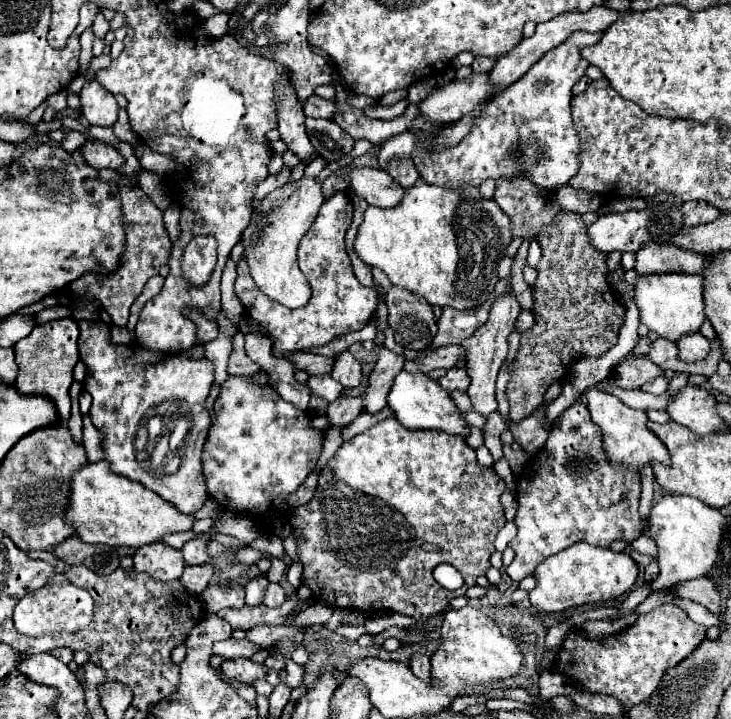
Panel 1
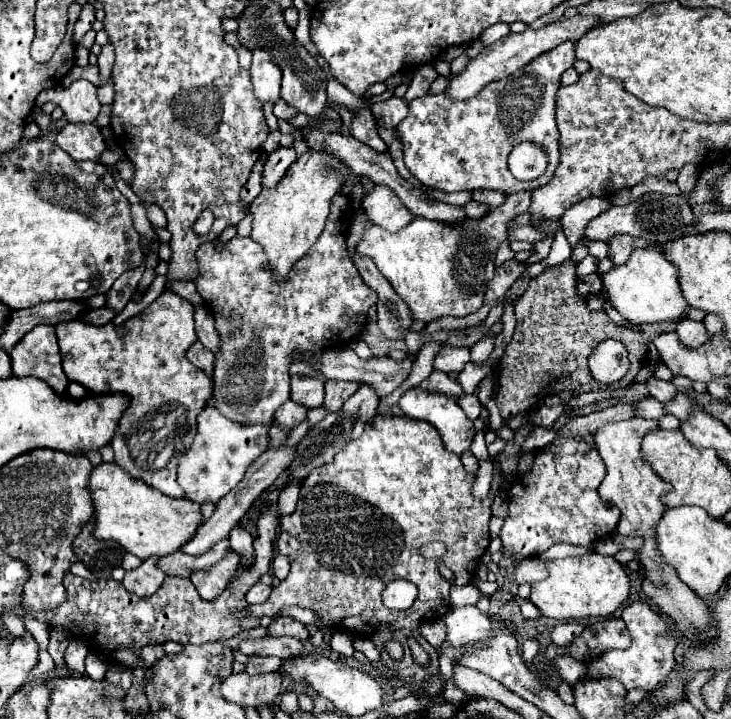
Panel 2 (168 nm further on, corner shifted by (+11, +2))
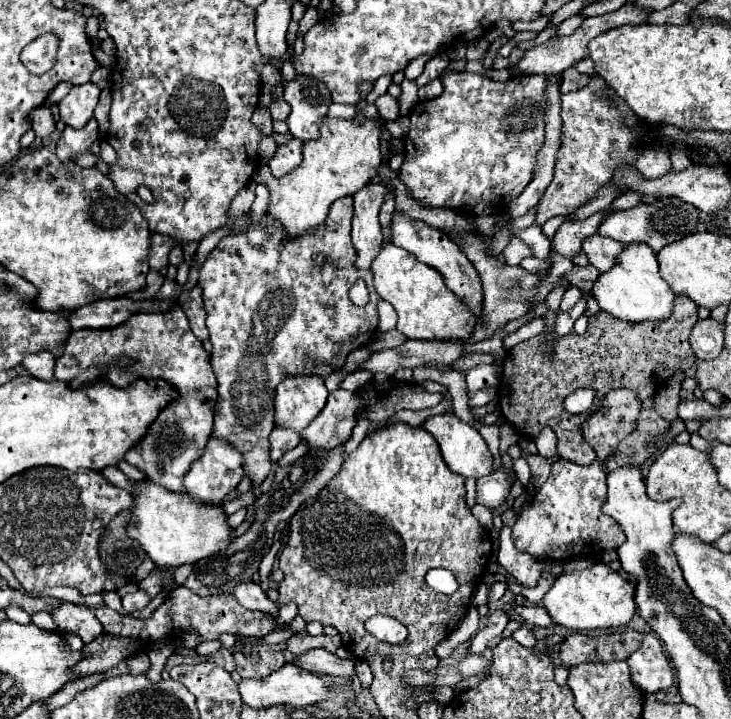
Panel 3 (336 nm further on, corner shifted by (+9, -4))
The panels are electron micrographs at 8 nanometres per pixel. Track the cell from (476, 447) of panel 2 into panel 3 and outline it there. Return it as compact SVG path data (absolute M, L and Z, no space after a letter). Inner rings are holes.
M496 471L492 475L486 475L482 479L476 481L476 501L488 509L496 509L500 507L508 493L510 493L510 481L508 475L504 471Z

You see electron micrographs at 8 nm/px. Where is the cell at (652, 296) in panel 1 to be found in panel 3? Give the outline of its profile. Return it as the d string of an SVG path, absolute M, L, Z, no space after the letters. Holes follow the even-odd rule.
M630 243L618 255L614 267L606 273L600 273L594 287L592 297L598 301L600 309L610 313L616 319L638 323L638 321L662 321L672 311L674 295L670 287L664 283L658 271L656 253L650 251L644 243Z

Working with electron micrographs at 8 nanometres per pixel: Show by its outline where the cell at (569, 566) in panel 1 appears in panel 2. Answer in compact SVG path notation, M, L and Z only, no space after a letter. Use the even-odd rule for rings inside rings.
M586 553L582 557L566 557L546 561L548 577L532 583L530 601L542 611L544 617L558 621L606 617L612 615L630 595L630 579L624 567L612 555Z

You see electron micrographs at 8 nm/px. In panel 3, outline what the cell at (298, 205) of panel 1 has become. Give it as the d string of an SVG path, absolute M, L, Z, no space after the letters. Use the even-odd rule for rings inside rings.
M326 115L320 121L320 137L316 141L304 143L304 159L294 171L286 173L282 179L276 179L270 175L270 167L260 163L252 179L256 183L264 183L270 189L268 213L276 217L290 235L300 235L306 229L320 225L326 219L330 205L338 197L354 195L374 175L378 175L378 167L382 163L378 141L380 123L380 117L356 121Z

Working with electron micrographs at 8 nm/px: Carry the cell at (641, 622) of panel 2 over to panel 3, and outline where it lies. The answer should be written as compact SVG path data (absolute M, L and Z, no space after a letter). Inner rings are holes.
M644 635L640 649L628 657L628 667L634 685L646 693L670 689L674 683L674 671L654 635Z

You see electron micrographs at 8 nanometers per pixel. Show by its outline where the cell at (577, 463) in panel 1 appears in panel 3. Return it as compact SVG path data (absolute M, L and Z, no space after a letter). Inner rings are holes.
M558 459L552 463L550 477L542 489L518 515L518 521L512 527L512 541L518 551L536 555L544 561L566 561L580 557L584 551L592 555L594 551L618 549L626 541L626 535L614 519L600 511L604 501L606 473L600 469L600 463L580 467L576 463Z

